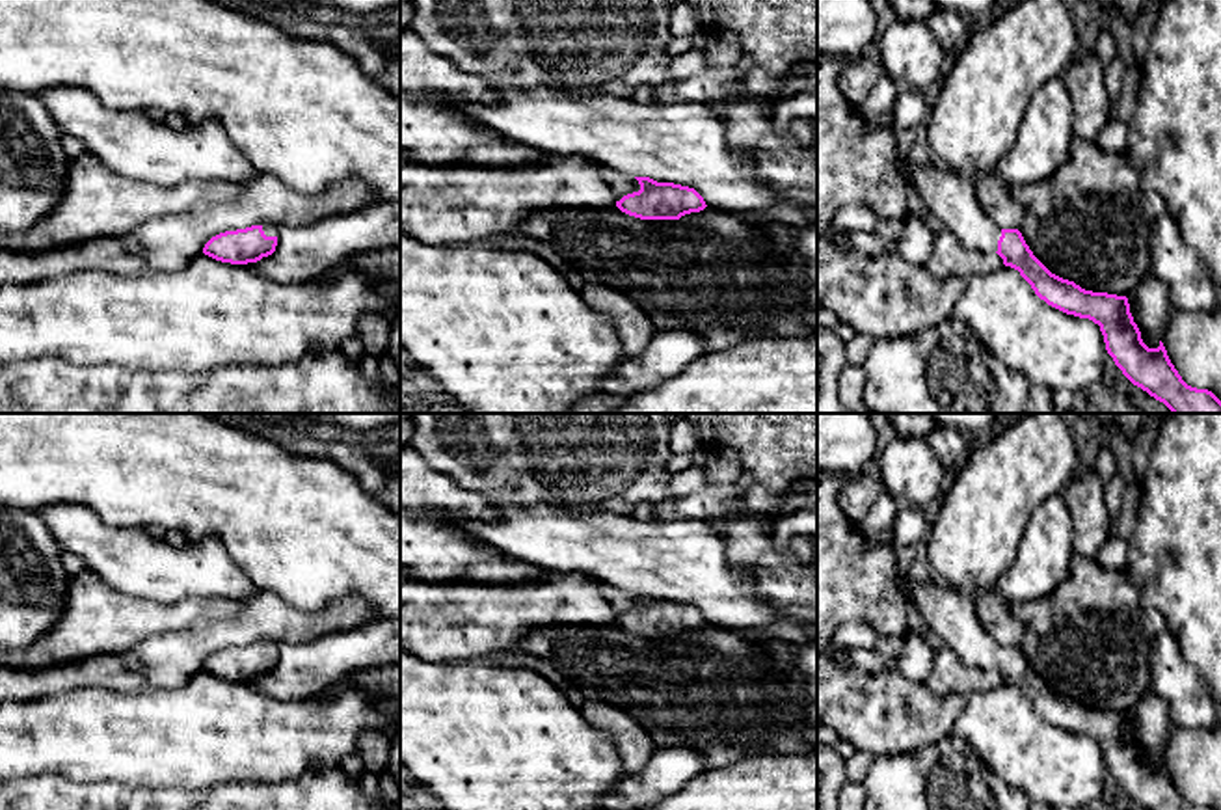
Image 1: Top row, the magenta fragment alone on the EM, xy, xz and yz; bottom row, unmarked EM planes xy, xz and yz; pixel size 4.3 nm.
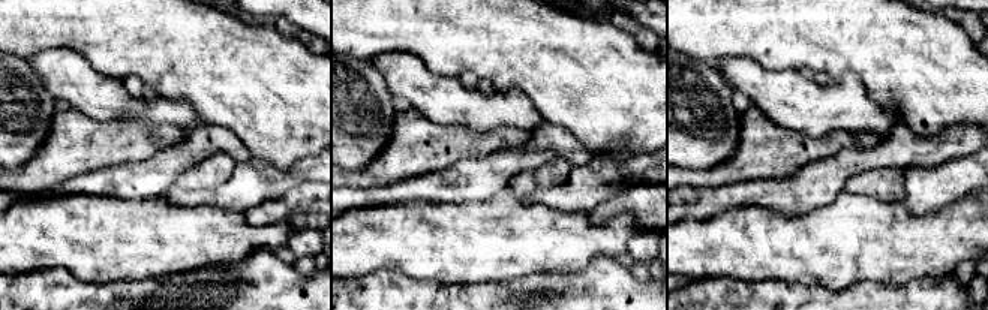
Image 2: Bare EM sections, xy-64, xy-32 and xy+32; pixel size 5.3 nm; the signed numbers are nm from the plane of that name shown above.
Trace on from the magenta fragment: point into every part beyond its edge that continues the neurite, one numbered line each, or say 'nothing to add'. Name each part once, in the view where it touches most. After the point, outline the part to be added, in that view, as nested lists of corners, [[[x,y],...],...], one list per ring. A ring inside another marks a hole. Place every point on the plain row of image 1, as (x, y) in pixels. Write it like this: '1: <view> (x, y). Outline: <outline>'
1: yz (950, 613). Outline: [[[895,572],[895,587],[910,596],[923,622],[940,635],[966,665],[996,670],[1001,644],[992,641],[977,618],[972,598],[940,579],[916,583]]]

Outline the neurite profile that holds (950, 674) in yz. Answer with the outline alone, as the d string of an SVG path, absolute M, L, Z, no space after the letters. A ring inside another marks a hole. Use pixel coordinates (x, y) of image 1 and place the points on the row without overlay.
M946 644L936 648L933 668L925 680L931 693L938 696L988 693L1001 683L1005 682L998 670L970 667Z

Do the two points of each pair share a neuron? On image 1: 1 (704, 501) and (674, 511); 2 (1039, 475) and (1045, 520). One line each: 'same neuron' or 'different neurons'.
1: same neuron
2: different neurons

